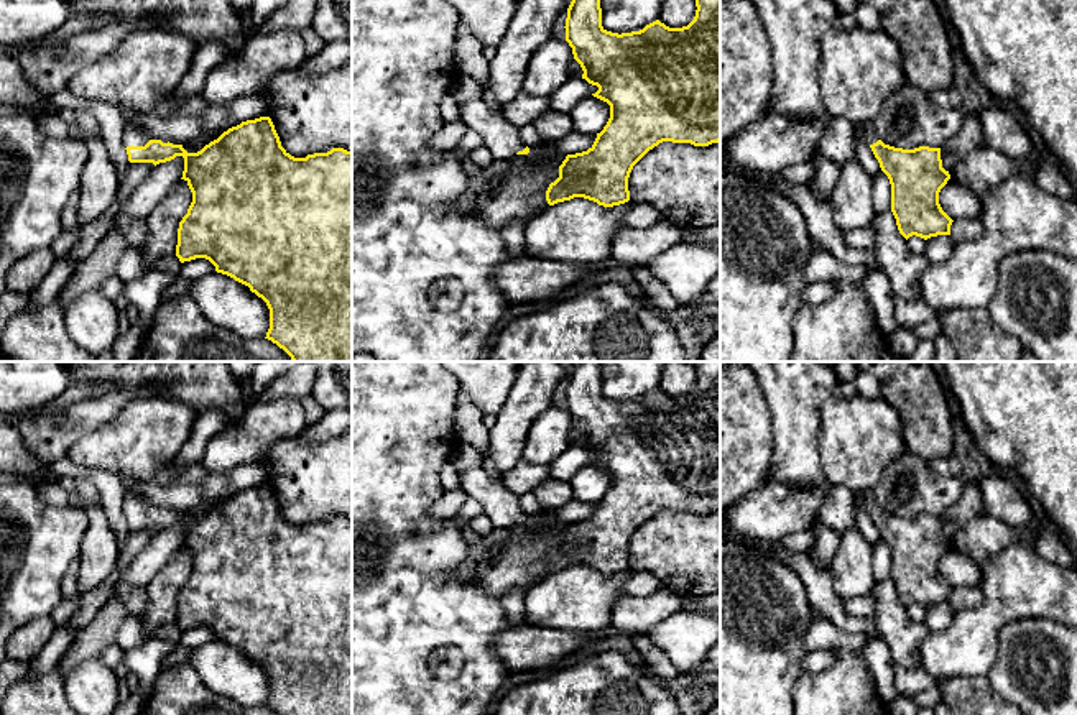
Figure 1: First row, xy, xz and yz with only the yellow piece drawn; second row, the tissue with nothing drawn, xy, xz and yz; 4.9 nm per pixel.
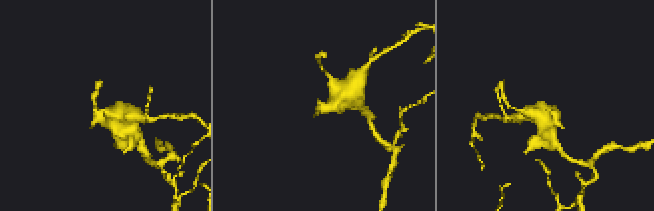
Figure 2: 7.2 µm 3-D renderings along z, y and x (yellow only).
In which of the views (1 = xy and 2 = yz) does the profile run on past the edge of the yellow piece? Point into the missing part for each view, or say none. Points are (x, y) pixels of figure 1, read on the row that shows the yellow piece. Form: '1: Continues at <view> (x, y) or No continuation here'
1: Continues at xy (134, 135)
2: Continues at yz (870, 135)

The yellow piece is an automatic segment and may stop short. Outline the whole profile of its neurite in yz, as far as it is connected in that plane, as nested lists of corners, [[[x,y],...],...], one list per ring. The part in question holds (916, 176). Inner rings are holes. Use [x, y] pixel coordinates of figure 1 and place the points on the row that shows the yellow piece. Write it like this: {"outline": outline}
{"outline": [[[873,122],[862,123],[863,141],[871,148],[881,171],[891,184],[891,212],[896,219],[899,233],[908,240],[916,235],[924,240],[937,235],[950,235],[952,219],[939,204],[939,192],[950,179],[949,171],[942,168],[941,148],[919,146],[903,150],[883,143]]]}

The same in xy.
{"outline": [[[270,117],[242,122],[240,125],[224,131],[217,140],[210,141],[197,153],[187,153],[183,145],[155,140],[140,127],[128,122],[123,123],[122,140],[130,163],[153,163],[156,166],[159,163],[171,161],[176,156],[184,158],[181,179],[187,182],[192,192],[192,202],[178,228],[176,256],[181,263],[206,258],[215,266],[217,273],[233,278],[261,298],[270,309],[270,329],[265,339],[283,348],[293,362],[352,362],[352,151],[332,148],[327,153],[294,158],[281,146]]]}

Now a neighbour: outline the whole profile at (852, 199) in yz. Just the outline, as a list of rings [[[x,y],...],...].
[[[855,161],[840,168],[840,176],[832,192],[832,224],[837,232],[867,228],[875,215],[873,179]]]

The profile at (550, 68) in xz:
[[[551,38],[541,44],[528,62],[521,92],[549,97],[571,79],[572,48],[566,39]]]

